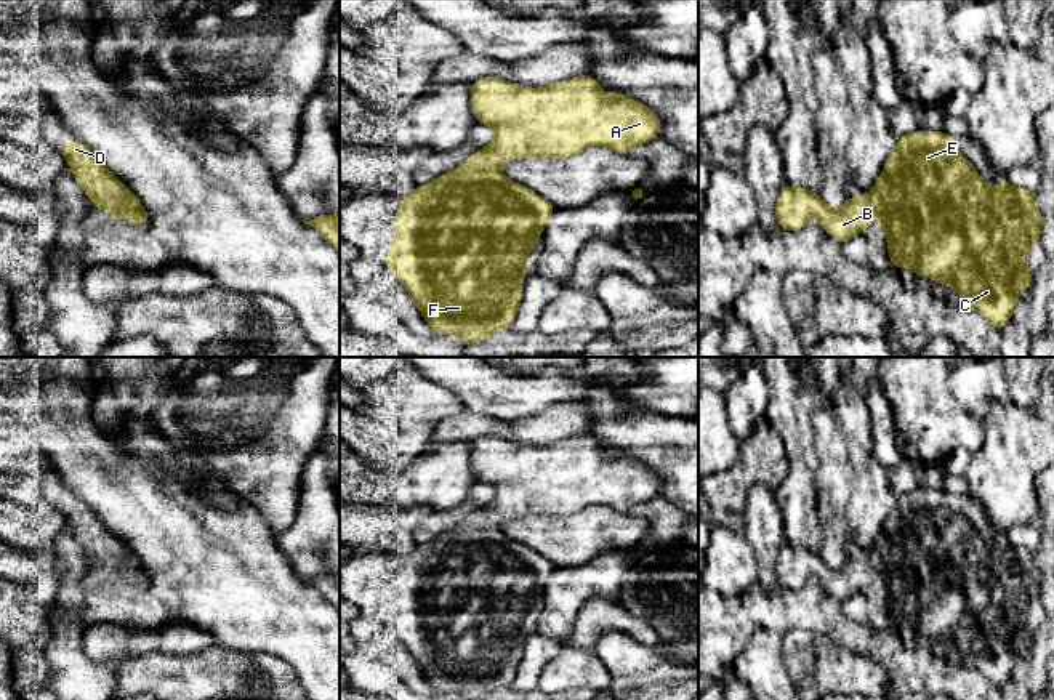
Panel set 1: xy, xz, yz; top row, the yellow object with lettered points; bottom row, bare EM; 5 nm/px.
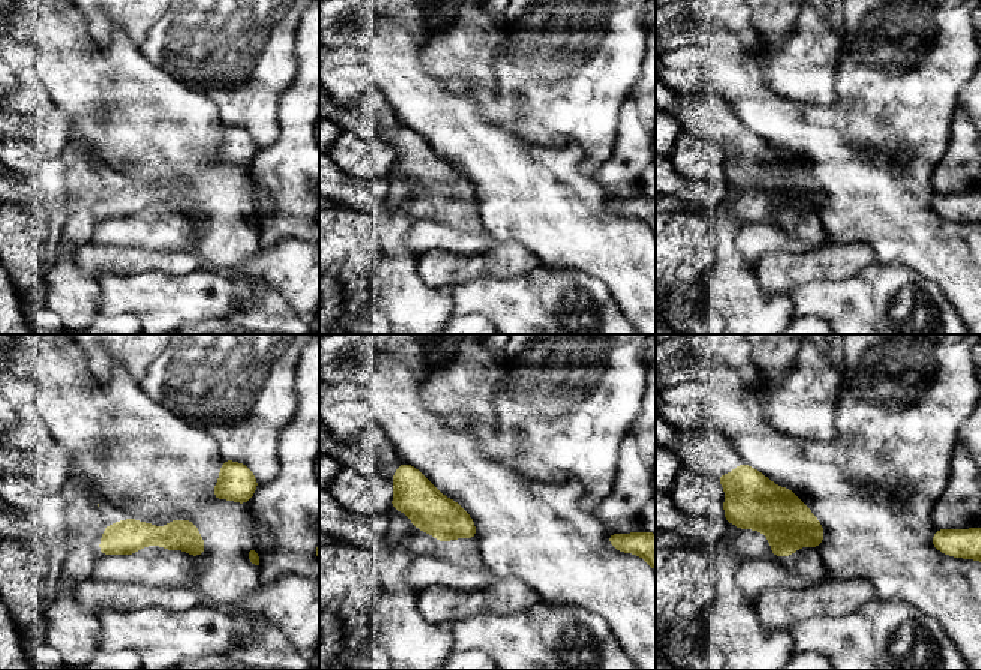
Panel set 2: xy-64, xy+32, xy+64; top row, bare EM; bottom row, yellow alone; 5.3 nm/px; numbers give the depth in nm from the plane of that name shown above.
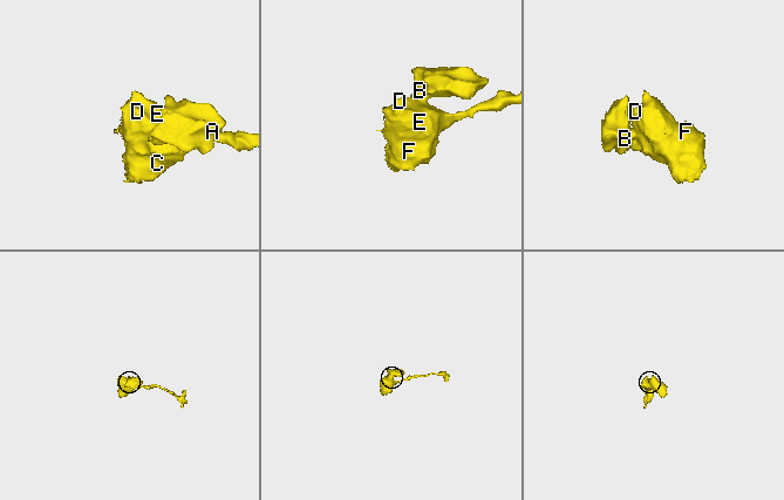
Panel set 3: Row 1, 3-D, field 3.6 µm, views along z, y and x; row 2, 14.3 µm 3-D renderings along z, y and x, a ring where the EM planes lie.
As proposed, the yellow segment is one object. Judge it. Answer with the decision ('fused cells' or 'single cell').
single cell

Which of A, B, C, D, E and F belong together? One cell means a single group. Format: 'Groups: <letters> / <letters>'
Groups: A B C D E F

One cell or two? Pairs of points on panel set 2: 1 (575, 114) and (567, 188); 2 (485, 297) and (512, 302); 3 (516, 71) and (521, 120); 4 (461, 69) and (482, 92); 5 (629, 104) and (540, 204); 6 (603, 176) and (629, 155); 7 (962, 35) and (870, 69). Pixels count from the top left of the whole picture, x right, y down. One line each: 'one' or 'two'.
1: two
2: one
3: one
4: one
5: two
6: one
7: one

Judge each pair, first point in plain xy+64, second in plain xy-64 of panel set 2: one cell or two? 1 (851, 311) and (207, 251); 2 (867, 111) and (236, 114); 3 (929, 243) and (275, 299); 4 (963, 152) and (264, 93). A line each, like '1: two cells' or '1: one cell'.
1: two cells
2: one cell
3: two cells
4: two cells

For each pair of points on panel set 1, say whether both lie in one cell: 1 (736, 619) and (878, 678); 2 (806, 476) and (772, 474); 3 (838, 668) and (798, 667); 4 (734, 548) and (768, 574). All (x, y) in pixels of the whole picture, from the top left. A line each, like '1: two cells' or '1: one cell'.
1: two cells
2: two cells
3: one cell
4: two cells

